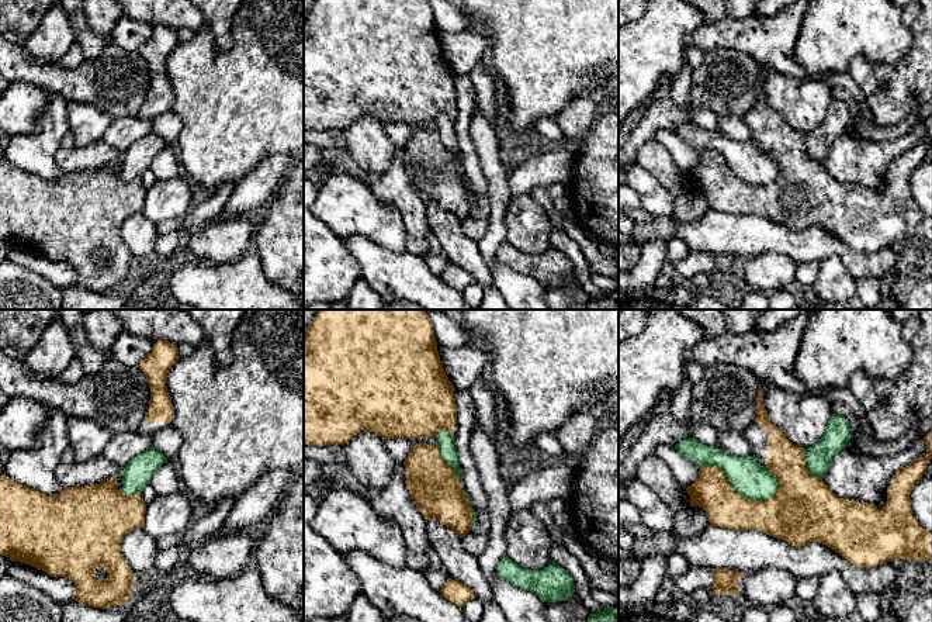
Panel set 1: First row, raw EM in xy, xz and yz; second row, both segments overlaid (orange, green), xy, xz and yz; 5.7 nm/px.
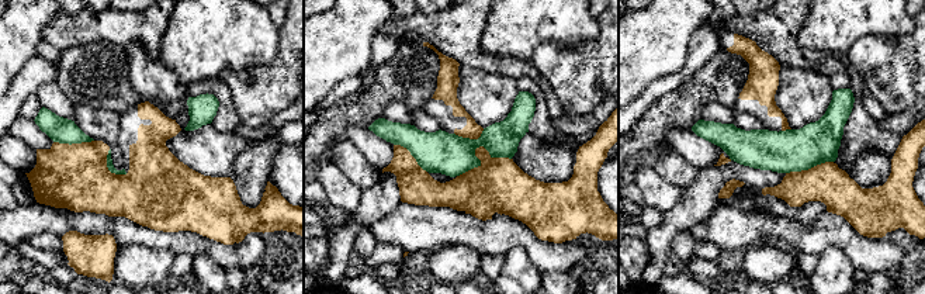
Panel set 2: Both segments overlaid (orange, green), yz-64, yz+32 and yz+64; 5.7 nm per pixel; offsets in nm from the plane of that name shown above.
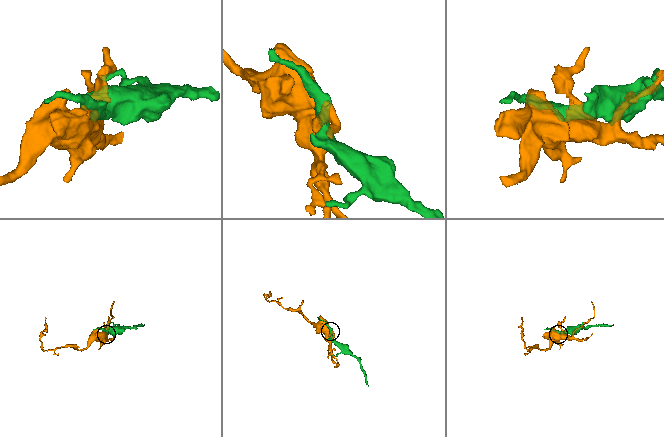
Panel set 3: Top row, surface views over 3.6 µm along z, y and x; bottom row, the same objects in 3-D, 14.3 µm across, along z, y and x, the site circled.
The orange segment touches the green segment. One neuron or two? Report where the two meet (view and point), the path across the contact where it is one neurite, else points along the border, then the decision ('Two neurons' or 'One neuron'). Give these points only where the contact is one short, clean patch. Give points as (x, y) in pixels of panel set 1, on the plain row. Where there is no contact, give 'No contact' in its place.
Touches orange at yz (738, 178). Two neurons

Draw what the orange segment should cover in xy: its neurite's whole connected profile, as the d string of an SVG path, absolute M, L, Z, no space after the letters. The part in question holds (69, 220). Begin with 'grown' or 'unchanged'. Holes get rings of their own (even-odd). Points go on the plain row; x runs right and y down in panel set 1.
unchanged; M1 159L0 239L52 262L69 263L76 270L75 286L84 290L110 293L127 288L136 259L122 242L121 228L127 218L143 211L148 189L141 177L124 180L115 173L119 159L100 169L65 172L55 180L45 180ZM100 250L108 258L104 266L96 263Z

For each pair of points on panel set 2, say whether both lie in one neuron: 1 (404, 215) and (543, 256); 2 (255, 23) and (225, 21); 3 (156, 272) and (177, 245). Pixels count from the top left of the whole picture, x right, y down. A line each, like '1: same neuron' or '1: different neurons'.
1: same neuron
2: same neuron
3: different neurons

